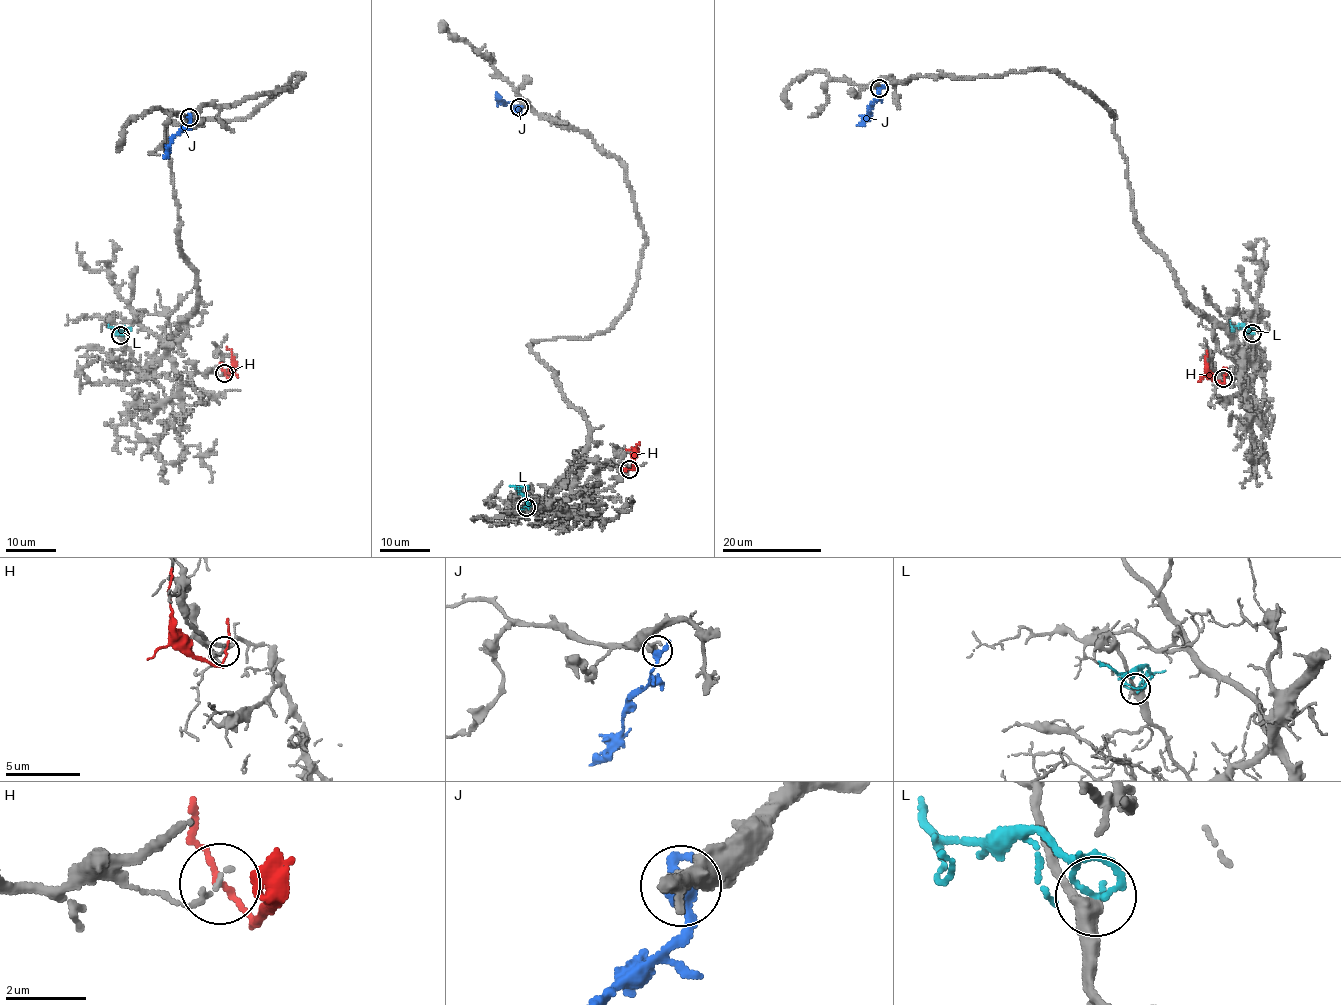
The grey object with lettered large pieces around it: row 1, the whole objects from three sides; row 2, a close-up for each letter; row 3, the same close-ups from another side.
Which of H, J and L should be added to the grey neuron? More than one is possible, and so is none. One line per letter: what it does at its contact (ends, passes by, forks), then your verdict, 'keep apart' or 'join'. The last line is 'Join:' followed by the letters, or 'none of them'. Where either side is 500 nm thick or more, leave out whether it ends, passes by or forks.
H: it passes by; keep apart
J: it passes by; join
L: it ends there; keep apart
Join: J

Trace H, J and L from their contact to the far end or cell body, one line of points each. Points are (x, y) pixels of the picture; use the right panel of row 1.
H: (1223, 378), (1222, 382), (1216, 381), (1207, 369), (1206, 350)
J: (879, 88), (867, 115), (857, 125)
L: (1252, 333), (1246, 327), (1234, 326), (1232, 332), (1233, 327)

